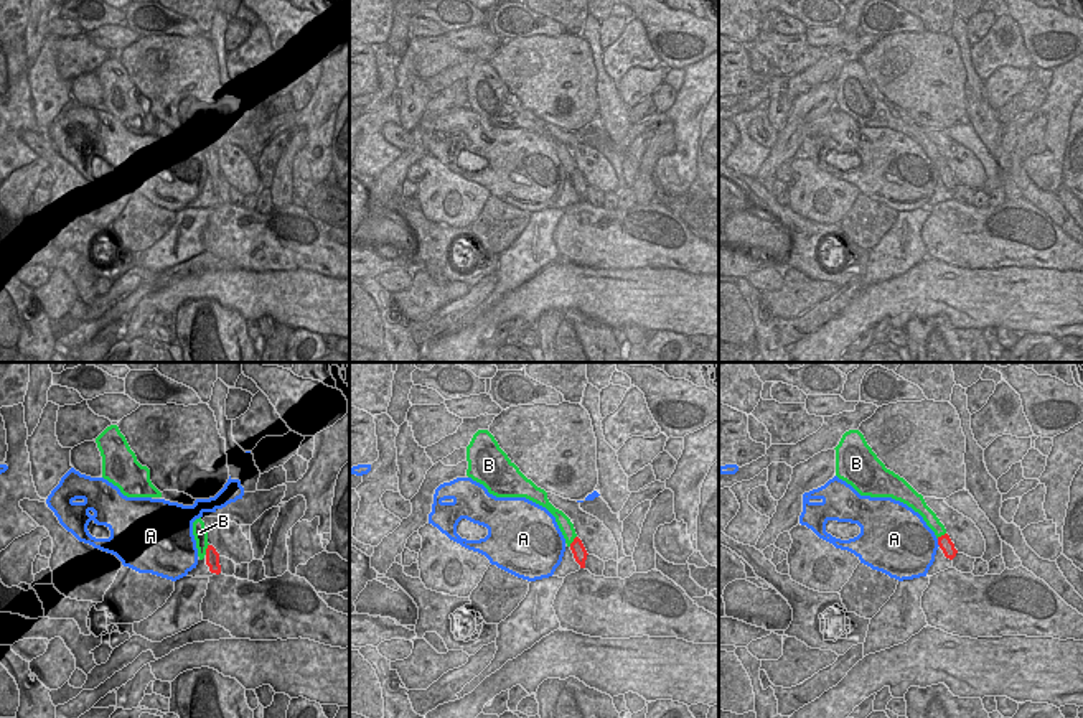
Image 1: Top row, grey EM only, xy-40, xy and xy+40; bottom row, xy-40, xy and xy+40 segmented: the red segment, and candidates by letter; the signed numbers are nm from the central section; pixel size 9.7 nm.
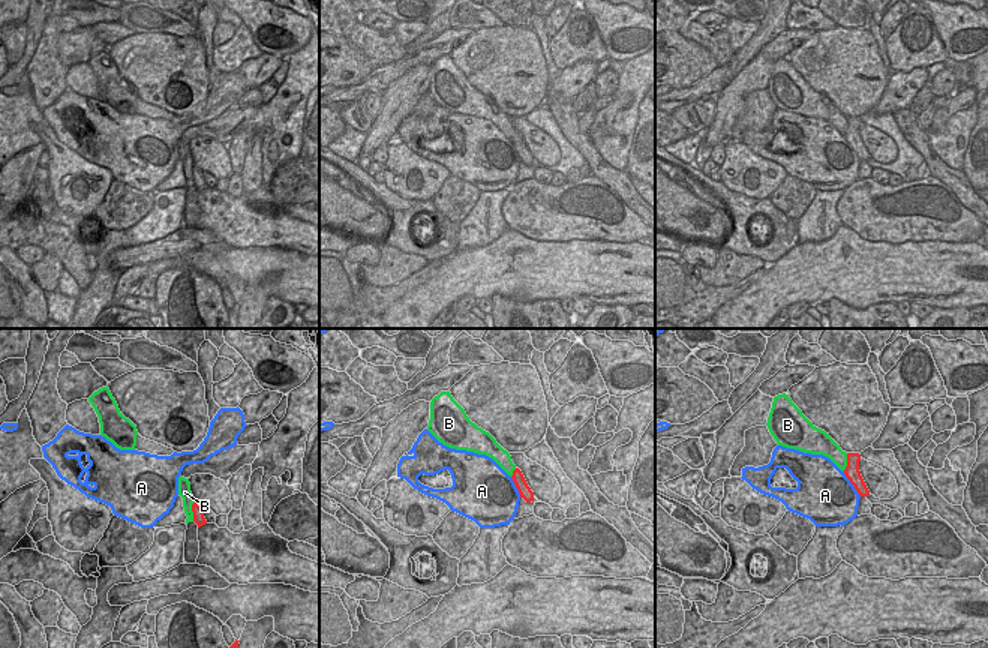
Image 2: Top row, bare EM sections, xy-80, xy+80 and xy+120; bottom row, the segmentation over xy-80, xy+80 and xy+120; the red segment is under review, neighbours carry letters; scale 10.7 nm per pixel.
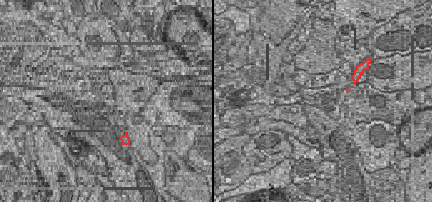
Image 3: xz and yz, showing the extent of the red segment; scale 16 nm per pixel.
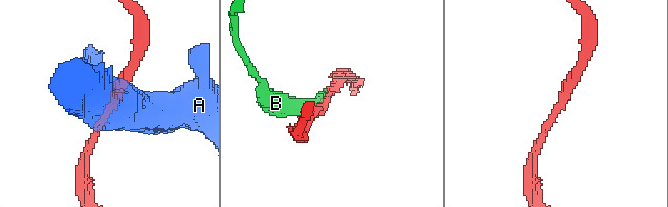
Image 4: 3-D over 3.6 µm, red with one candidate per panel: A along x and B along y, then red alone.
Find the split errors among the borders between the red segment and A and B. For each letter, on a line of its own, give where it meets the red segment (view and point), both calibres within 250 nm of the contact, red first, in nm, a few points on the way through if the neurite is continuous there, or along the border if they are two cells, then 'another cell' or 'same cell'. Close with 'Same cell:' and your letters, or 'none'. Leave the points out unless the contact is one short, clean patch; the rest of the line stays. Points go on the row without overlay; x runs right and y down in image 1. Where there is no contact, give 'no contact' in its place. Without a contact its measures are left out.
A: meets red in xy+40 at (938, 173); 140 nm thick on the red side, 460 nm on the other; another cell
B: meets red in xy-40 at (206, 180); 130 nm thick on the red side, 130 nm on the other; another cell
Same cell: none

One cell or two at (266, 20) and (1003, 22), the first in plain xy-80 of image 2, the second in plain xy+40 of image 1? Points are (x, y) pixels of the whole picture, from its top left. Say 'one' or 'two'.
two

